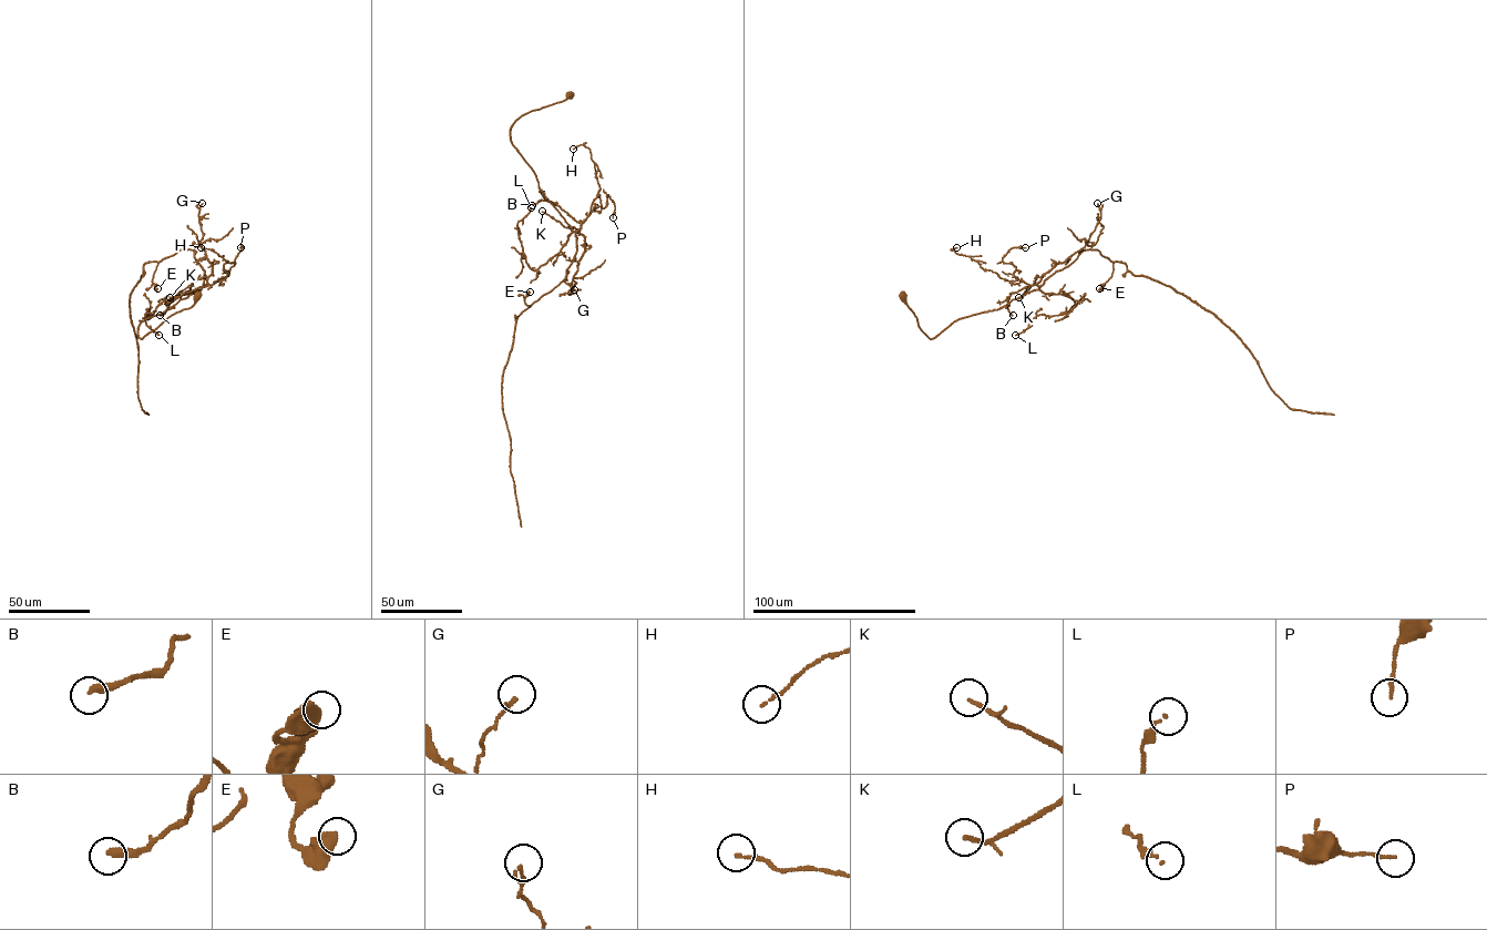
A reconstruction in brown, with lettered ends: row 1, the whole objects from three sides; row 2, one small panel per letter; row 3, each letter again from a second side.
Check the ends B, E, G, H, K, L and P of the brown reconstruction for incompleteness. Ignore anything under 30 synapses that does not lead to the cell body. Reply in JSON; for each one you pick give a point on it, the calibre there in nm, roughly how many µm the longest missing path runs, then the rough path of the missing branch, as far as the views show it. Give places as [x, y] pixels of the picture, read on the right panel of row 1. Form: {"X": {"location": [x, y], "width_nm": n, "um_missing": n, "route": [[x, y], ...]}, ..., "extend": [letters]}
{"extend": []}

